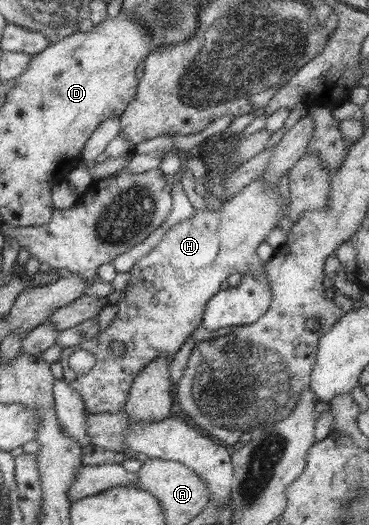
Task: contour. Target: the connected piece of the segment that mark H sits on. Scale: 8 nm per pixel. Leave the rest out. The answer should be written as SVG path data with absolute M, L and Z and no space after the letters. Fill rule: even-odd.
M258 177L243 186L243 189L235 193L234 197L227 198L219 211L194 209L189 219L183 219L171 225L159 239L159 243L149 253L137 260L128 271L129 281L122 289L125 296L116 303L118 310L109 325L98 330L92 339L62 349L57 361L62 367L62 380L81 396L87 414L115 413L123 409L131 382L139 370L155 359L173 358L173 355L191 336L191 332L200 322L207 331L213 331L231 325L249 325L267 311L271 303L270 283L266 277L264 263L257 256L256 249L279 225L280 196L277 185L265 183L263 177ZM234 272L243 277L239 285L220 291L221 283L225 282L227 277ZM113 341L119 341L124 347L124 353L121 356L113 356L110 353L109 345ZM75 349L85 349L95 357L95 363L87 373L75 375L73 371L65 371L65 359Z

